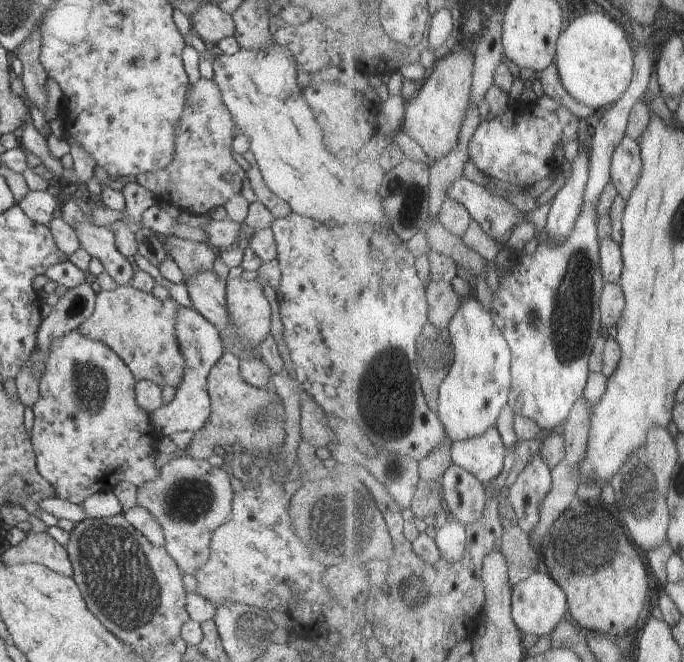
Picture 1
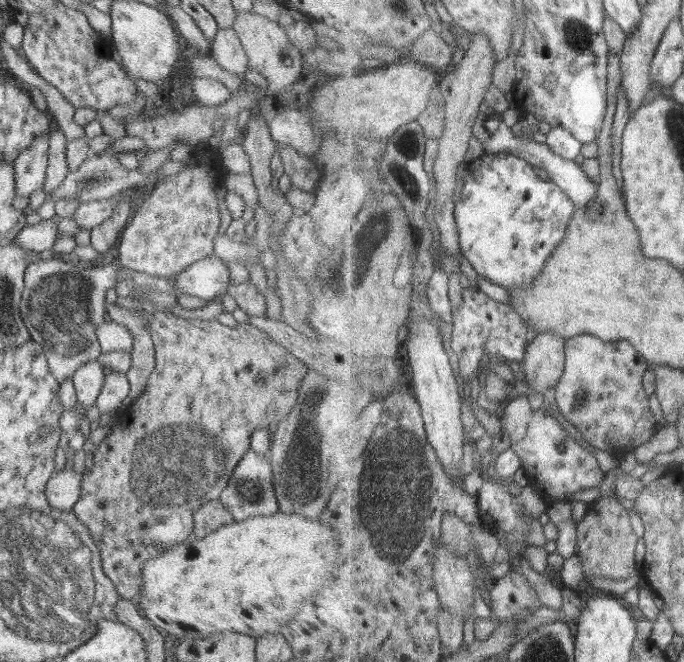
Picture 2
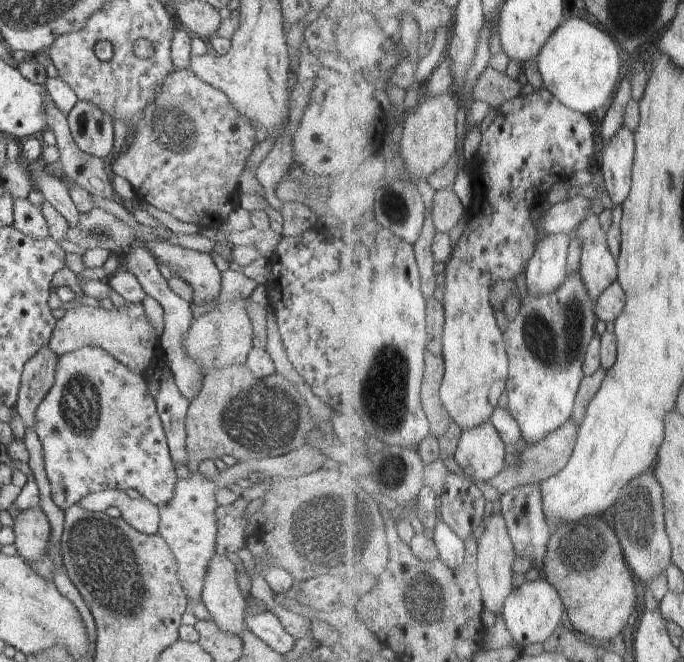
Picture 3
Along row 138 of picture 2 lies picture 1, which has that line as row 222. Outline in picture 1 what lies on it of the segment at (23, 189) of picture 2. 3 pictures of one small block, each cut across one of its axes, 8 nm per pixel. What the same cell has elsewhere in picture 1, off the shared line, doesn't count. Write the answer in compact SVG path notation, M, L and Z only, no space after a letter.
M27 191L25 196L16 202L21 212L38 225L48 226L48 222L58 213L57 200L45 191Z

